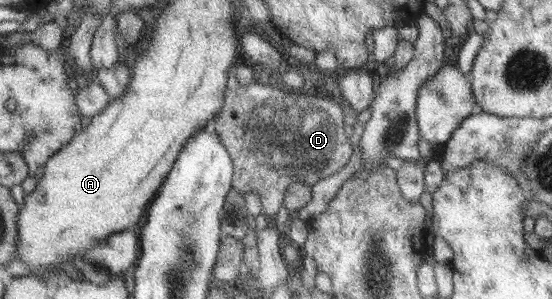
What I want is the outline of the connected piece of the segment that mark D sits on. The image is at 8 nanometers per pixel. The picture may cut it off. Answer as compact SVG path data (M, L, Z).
M232 75L225 93L221 113L208 124L231 151L234 161L233 186L240 193L257 192L262 200L263 214L273 223L279 208L285 204L287 188L302 182L314 185L343 168L353 156L353 148L343 130L343 110L332 100L318 98L306 91L286 90L276 83L268 86L256 82L247 87Z

